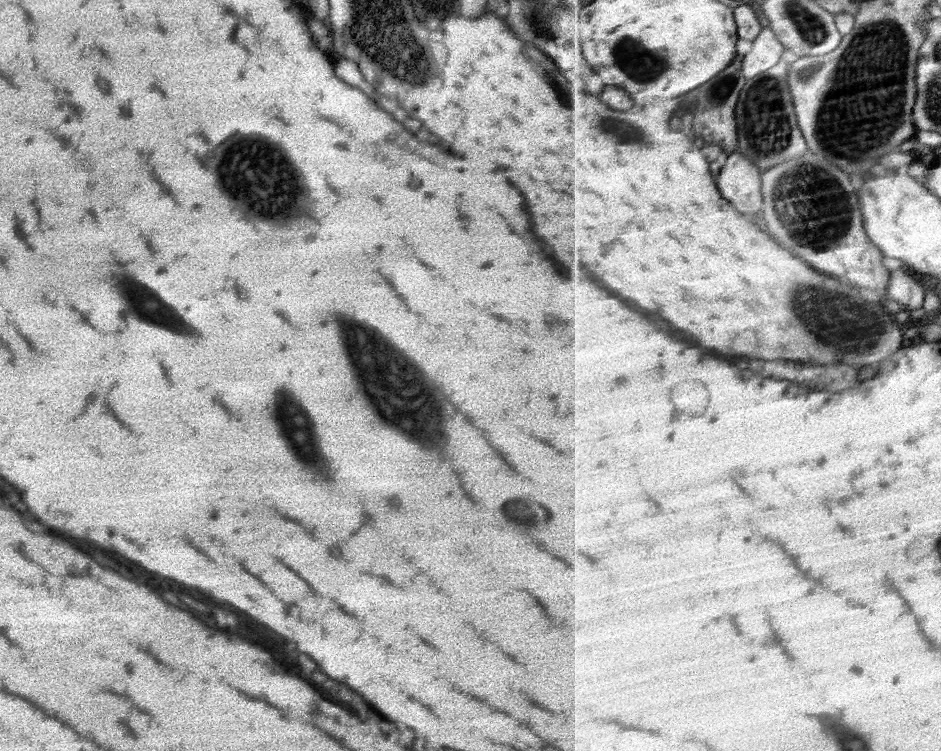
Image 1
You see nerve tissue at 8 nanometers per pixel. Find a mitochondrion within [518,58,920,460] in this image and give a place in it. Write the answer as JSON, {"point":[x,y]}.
{"point":[807,198]}

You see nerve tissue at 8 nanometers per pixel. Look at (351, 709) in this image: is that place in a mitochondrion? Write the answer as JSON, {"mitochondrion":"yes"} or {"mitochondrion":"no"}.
{"mitochondrion":"no"}

